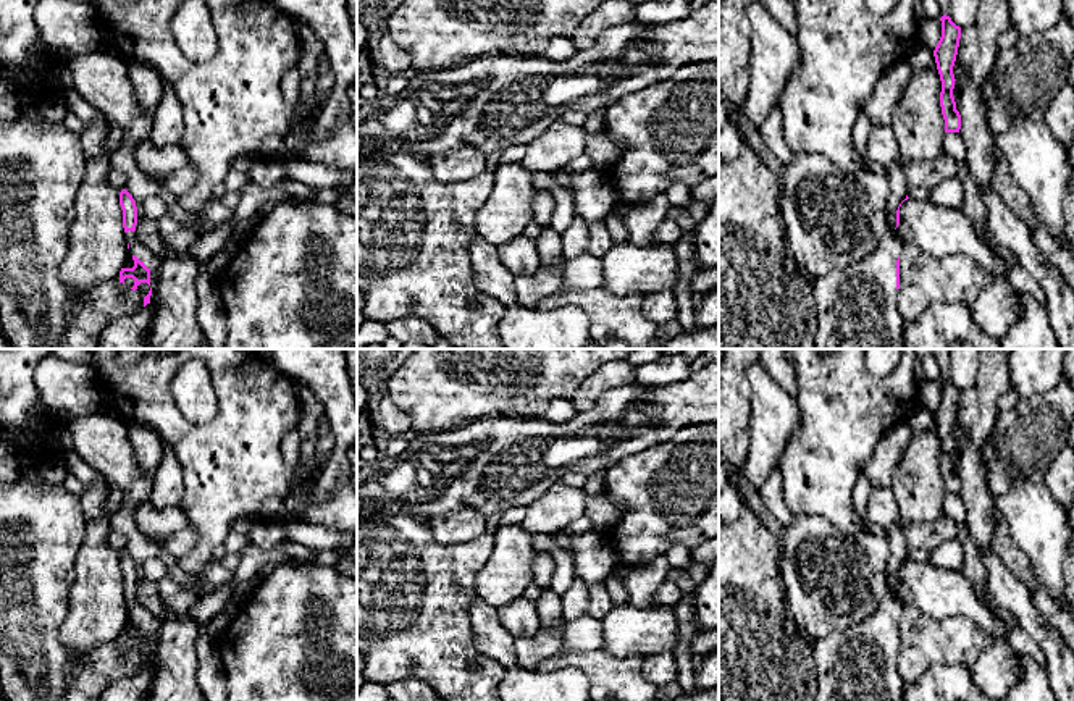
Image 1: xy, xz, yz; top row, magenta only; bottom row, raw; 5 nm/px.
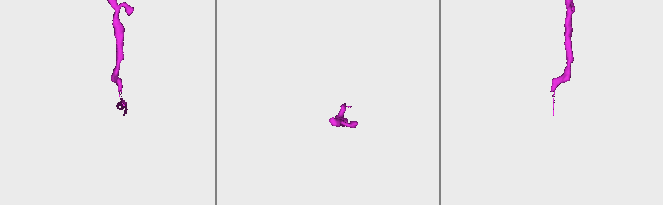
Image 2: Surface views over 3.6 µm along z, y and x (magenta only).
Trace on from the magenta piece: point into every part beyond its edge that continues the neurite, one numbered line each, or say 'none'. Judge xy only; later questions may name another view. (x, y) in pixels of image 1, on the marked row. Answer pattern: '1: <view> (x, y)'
1: xy (131, 331)

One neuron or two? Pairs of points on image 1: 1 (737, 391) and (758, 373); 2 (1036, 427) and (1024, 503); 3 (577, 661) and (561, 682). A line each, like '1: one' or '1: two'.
1: two
2: two
3: two

